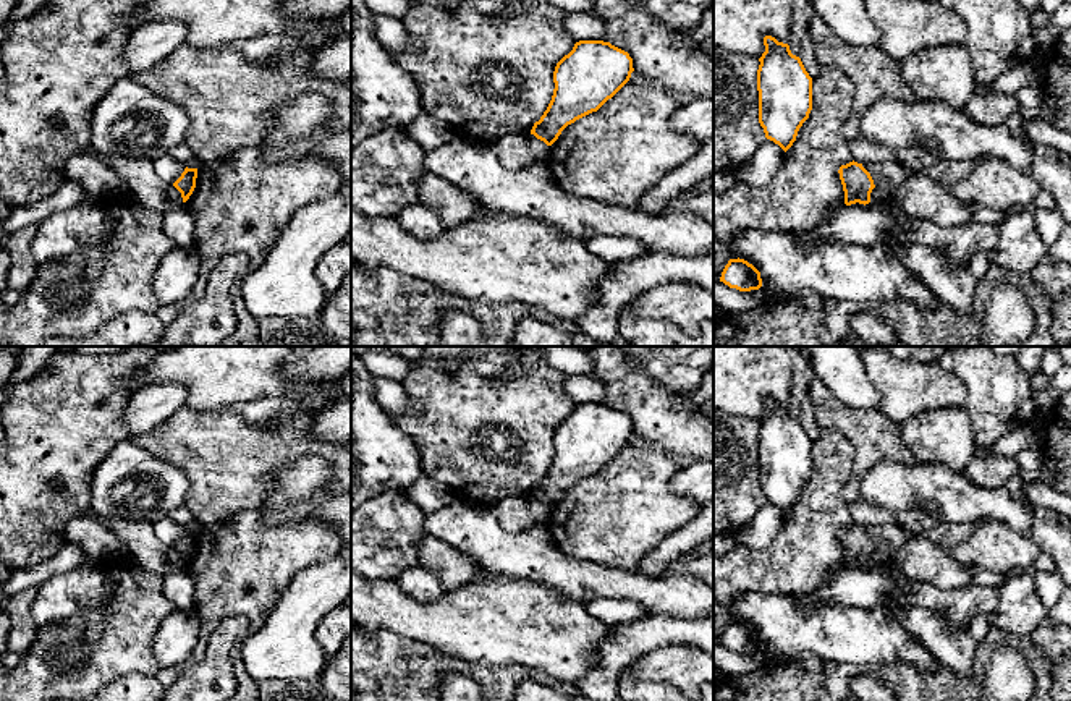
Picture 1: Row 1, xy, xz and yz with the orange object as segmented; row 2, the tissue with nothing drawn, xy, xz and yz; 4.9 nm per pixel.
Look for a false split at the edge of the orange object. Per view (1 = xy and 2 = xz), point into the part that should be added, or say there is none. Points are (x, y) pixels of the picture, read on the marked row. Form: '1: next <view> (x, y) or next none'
1: next none
2: next none

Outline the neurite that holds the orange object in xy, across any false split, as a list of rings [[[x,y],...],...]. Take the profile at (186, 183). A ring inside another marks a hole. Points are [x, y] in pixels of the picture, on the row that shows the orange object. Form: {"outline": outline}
{"outline": [[[184,168],[181,176],[173,183],[173,186],[181,193],[183,202],[189,199],[196,188],[197,168]]]}

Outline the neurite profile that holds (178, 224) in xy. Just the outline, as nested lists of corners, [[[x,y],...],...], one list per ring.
[[[184,204],[163,215],[163,232],[176,246],[193,248],[194,217]]]

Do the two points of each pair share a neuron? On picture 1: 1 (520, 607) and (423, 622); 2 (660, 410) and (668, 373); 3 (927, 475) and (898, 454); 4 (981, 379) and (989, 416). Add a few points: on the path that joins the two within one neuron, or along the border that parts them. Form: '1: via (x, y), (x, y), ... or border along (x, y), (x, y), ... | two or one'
1: via (495, 622), (447, 622) | one
2: border along (639, 363), (665, 389), (686, 395) | two
3: border along (918, 462), (879, 462), (876, 465) | two
4: via (989, 389), (989, 407) | one

